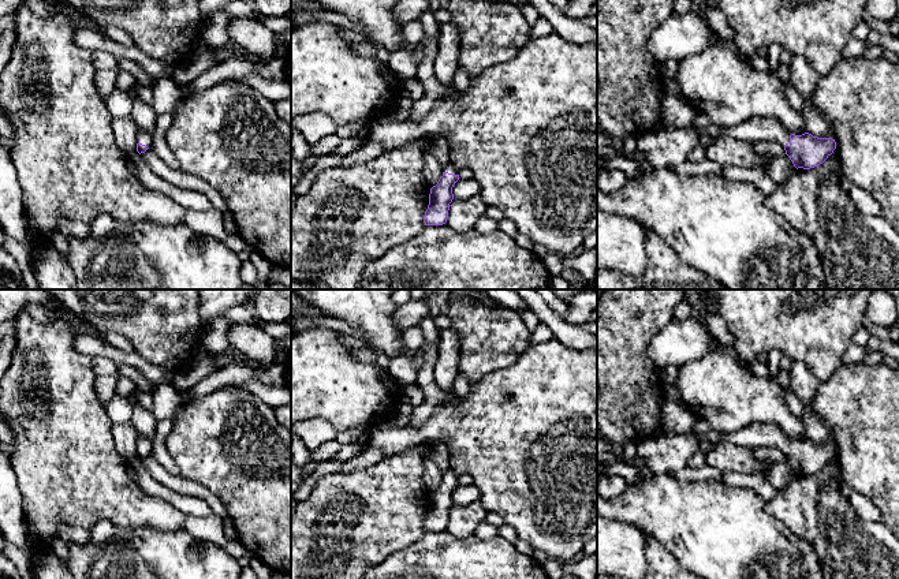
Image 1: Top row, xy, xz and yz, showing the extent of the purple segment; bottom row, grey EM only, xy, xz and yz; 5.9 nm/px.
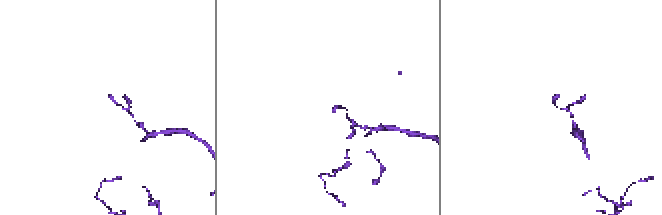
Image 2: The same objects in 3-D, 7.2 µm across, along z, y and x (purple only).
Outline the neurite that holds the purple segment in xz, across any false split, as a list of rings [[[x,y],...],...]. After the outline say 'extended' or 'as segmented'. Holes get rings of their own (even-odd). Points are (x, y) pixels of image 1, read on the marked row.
[[[452,161],[443,169],[443,176],[430,188],[429,205],[424,216],[425,225],[443,225],[447,223],[450,203],[454,199],[452,187],[459,180],[459,169]]] | extended

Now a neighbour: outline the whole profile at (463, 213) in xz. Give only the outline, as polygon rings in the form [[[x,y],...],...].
[[[481,197],[467,199],[454,198],[450,203],[447,225],[456,232],[471,231],[477,220],[485,216],[488,203]]]

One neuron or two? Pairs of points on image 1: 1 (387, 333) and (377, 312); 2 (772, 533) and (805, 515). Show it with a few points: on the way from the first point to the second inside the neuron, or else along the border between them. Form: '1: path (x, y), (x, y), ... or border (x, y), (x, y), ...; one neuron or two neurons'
1: path (381, 328), (377, 324), (377, 317); one neuron
2: border (764, 503), (773, 516), (812, 544); two neurons

